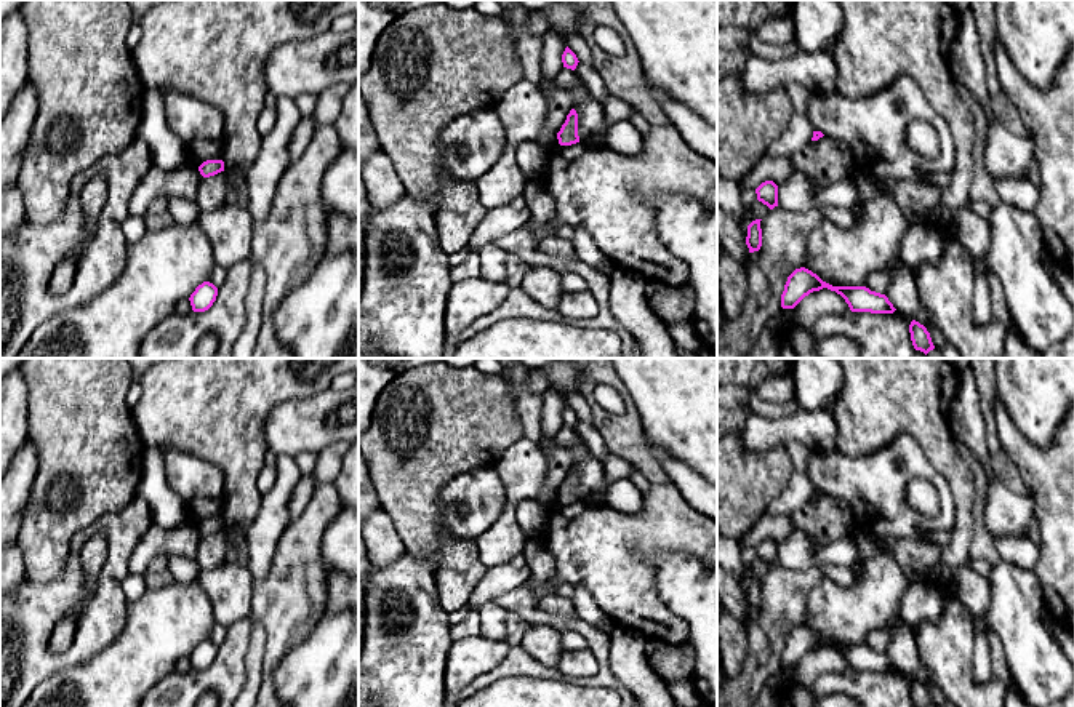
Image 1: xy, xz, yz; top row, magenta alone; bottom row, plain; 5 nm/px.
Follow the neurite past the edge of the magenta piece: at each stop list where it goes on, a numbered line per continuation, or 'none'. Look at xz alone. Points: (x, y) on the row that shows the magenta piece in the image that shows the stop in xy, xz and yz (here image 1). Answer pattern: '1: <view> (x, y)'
none

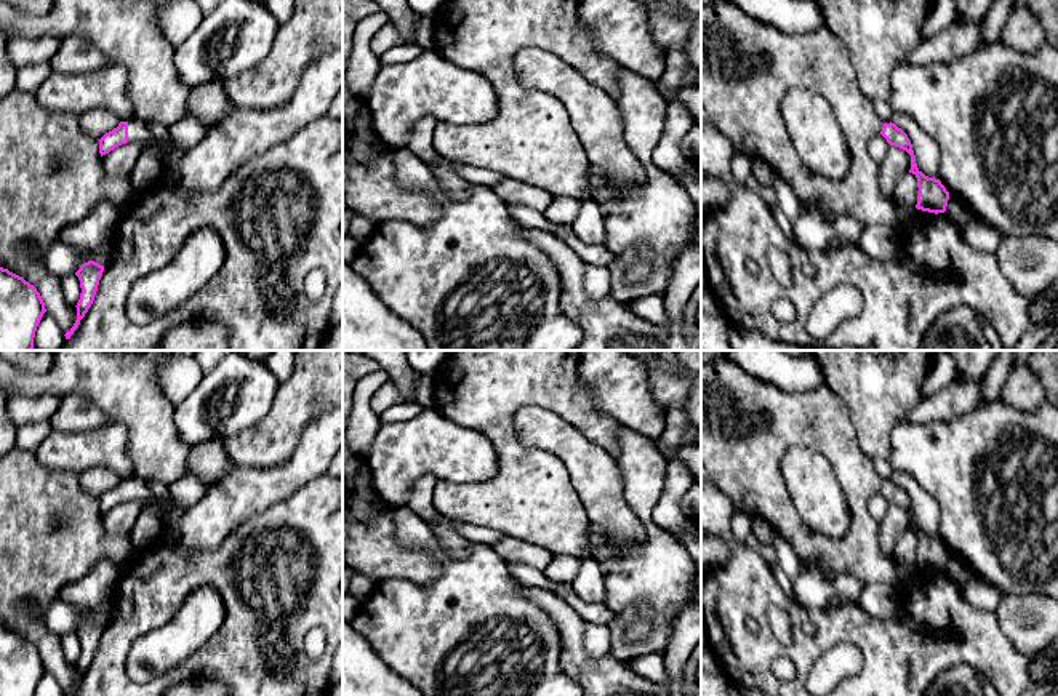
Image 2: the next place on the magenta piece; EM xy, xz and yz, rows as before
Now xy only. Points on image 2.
1: xy (148, 170)

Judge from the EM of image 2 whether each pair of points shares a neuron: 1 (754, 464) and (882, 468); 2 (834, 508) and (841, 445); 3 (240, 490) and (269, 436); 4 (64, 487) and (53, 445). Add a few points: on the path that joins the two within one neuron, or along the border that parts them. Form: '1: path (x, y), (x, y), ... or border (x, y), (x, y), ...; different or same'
1: border (873, 461), (884, 480); different
2: border (813, 450), (831, 466), (850, 514); different
3: border (288, 458), (269, 468), (234, 466); different
4: border (32, 452), (42, 464), (77, 474); different

